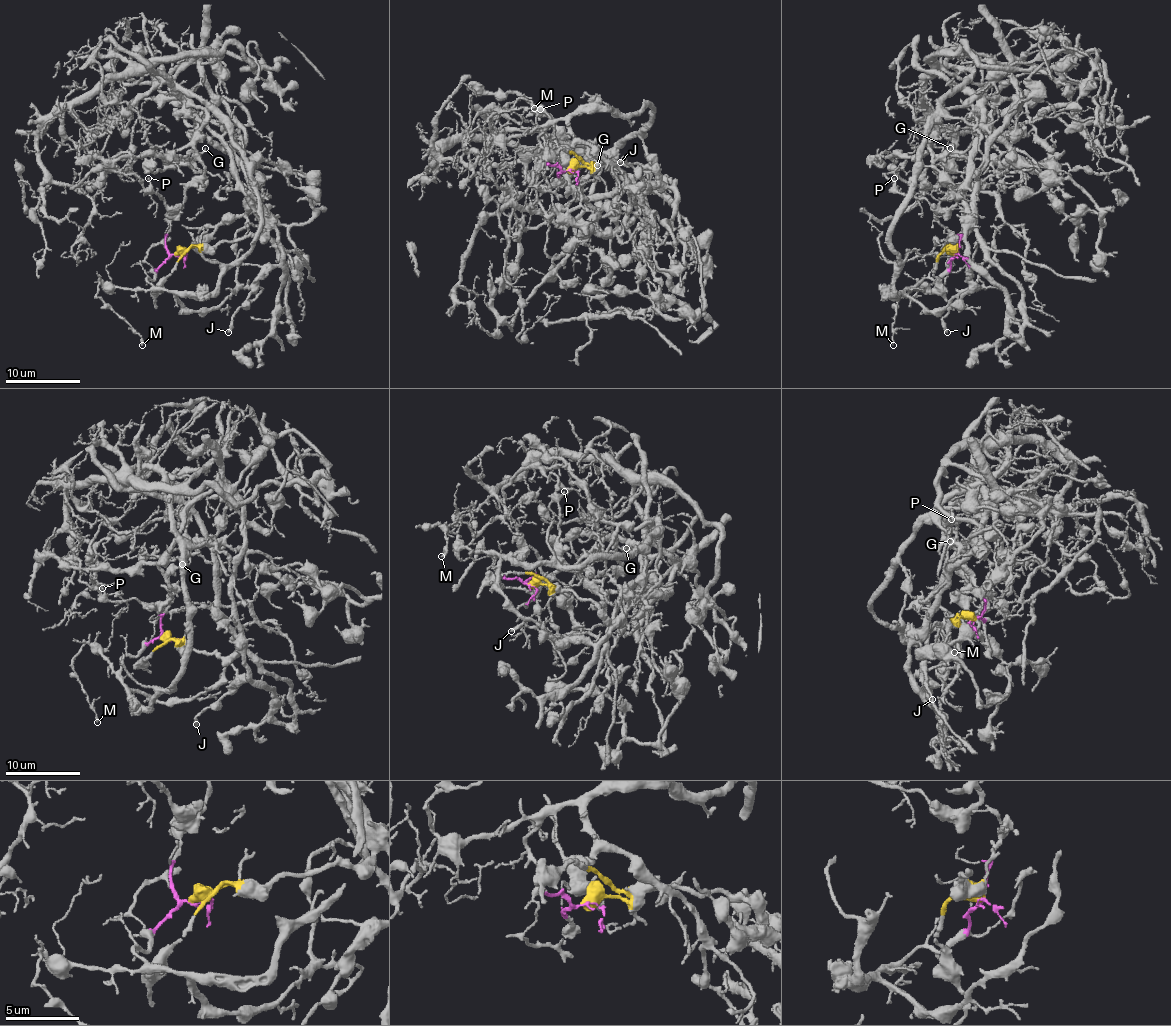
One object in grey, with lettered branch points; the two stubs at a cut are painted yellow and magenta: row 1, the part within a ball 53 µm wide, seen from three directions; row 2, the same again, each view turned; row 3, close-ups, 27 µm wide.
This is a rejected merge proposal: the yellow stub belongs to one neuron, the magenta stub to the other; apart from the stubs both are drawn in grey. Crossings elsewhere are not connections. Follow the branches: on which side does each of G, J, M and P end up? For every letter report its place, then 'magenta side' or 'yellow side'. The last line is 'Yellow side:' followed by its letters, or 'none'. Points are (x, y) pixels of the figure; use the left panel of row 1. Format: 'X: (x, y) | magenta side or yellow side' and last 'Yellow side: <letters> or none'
G: (205, 148) | yellow side
J: (228, 332) | yellow side
M: (142, 345) | magenta side
P: (148, 178) | yellow side
Yellow side: G, J, P

